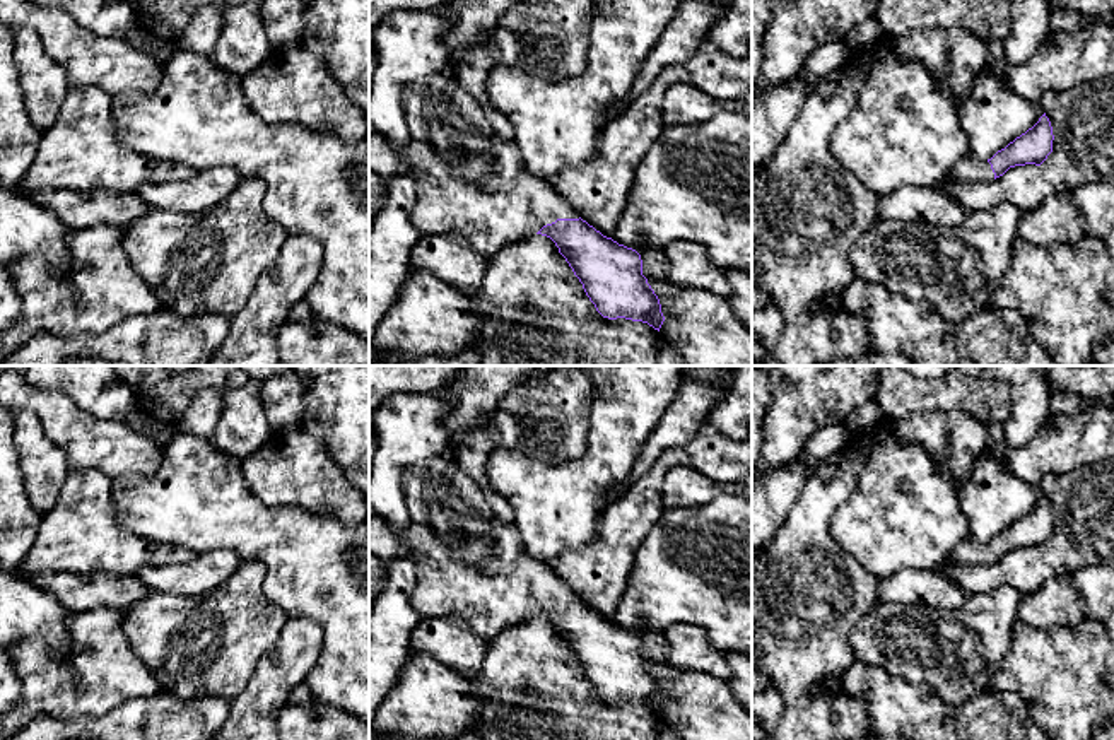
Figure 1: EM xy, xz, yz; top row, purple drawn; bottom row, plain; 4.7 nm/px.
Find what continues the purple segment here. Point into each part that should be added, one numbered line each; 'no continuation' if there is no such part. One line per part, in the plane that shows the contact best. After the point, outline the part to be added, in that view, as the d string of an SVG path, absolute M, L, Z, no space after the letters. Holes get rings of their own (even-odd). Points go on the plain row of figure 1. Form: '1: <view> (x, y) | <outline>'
1: xz (467, 563) | M436 455L410 467L403 479L408 526L400 537L369 506L369 554L390 562L412 557L415 586L412 607L425 620L458 615L472 631L492 641L506 627L536 617L557 602L579 602L566 583L526 552L514 525L502 525L490 511L482 490L454 460Z

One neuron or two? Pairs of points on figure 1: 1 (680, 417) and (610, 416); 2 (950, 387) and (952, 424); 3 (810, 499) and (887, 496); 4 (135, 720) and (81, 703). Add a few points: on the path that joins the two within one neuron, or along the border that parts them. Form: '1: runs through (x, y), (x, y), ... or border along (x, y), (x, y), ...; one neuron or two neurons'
1: border along (680, 383), (670, 405), (639, 452); two neurons
2: border along (913, 414), (966, 411), (985, 424); two neurons
3: border along (861, 460), (855, 489), (832, 516), (831, 535); two neurons
4: border along (146, 696), (125, 699), (101, 715), (69, 718); two neurons

